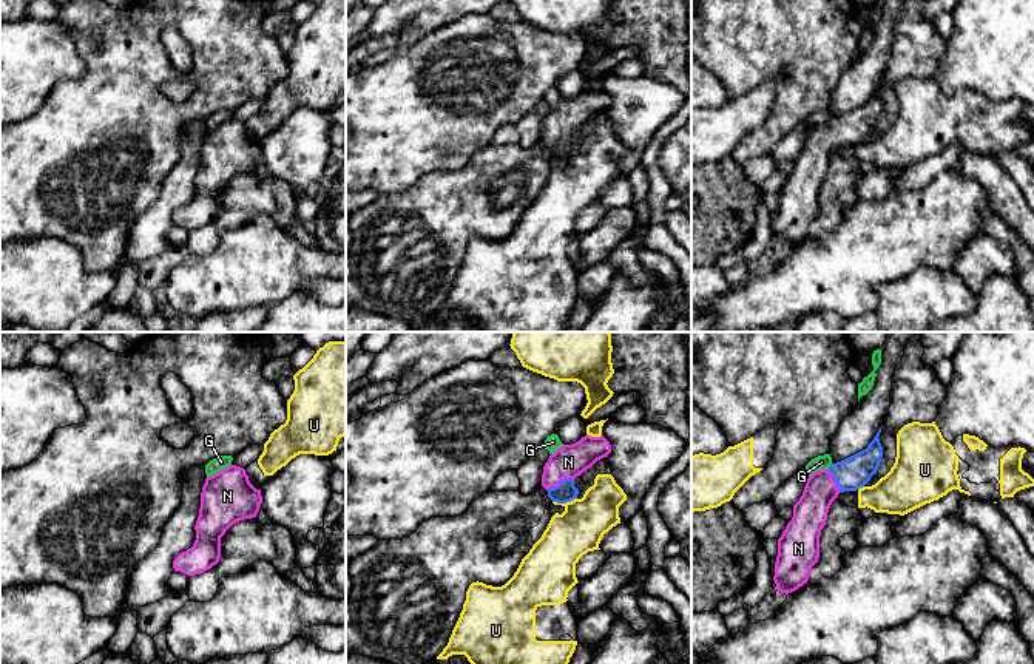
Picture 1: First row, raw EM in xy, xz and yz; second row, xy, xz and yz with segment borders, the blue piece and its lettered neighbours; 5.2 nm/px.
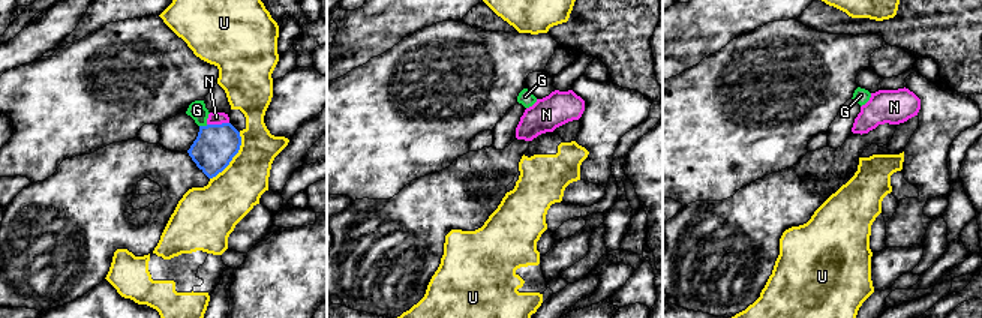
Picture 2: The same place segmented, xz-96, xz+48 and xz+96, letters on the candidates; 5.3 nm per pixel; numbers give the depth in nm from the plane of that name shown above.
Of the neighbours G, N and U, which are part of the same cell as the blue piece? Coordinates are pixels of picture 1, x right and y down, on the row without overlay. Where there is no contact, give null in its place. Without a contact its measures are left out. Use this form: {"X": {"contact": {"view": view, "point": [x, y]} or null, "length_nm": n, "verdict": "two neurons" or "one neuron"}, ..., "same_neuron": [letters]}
{"G": {"contact": {"view": "yz", "point": [829, 121]}, "length_nm": 40, "verdict": "two neurons"}, "N": {"contact": {"view": "xz", "point": [560, 136]}, "length_nm": 160, "verdict": "one neuron"}, "U": {"contact": {"view": "xz", "point": [564, 156]}, "length_nm": 130, "verdict": "two neurons"}, "same_neuron": ["N"]}

